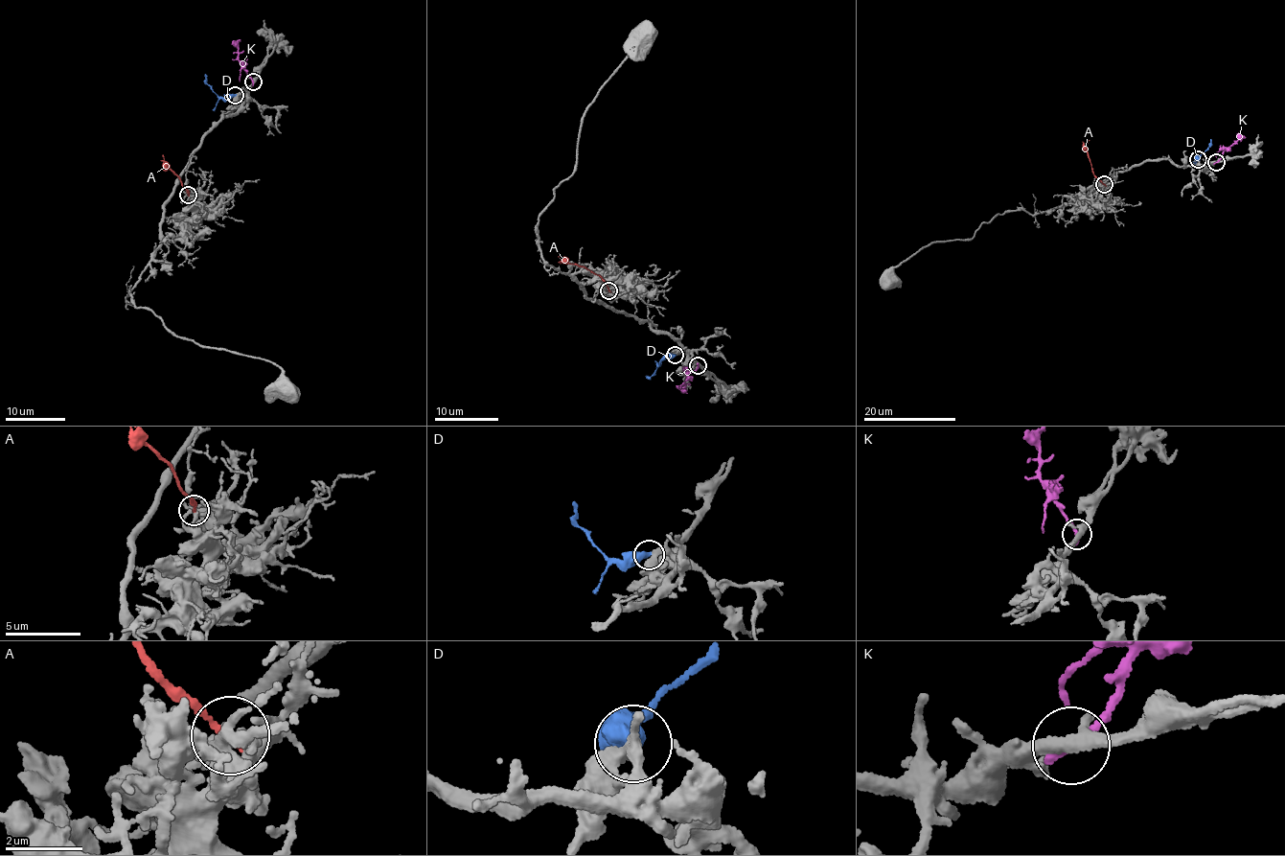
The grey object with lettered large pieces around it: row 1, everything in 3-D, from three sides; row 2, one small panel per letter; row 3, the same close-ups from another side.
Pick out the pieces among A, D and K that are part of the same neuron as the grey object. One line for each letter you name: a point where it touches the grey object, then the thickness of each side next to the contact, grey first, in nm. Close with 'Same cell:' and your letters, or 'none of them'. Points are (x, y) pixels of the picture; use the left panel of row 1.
D: (235, 95) | 360/500 nm
Same cell: D

